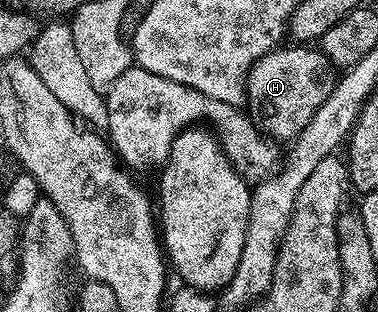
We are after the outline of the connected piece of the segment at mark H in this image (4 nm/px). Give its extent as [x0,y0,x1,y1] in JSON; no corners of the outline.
[245,45,337,141]

